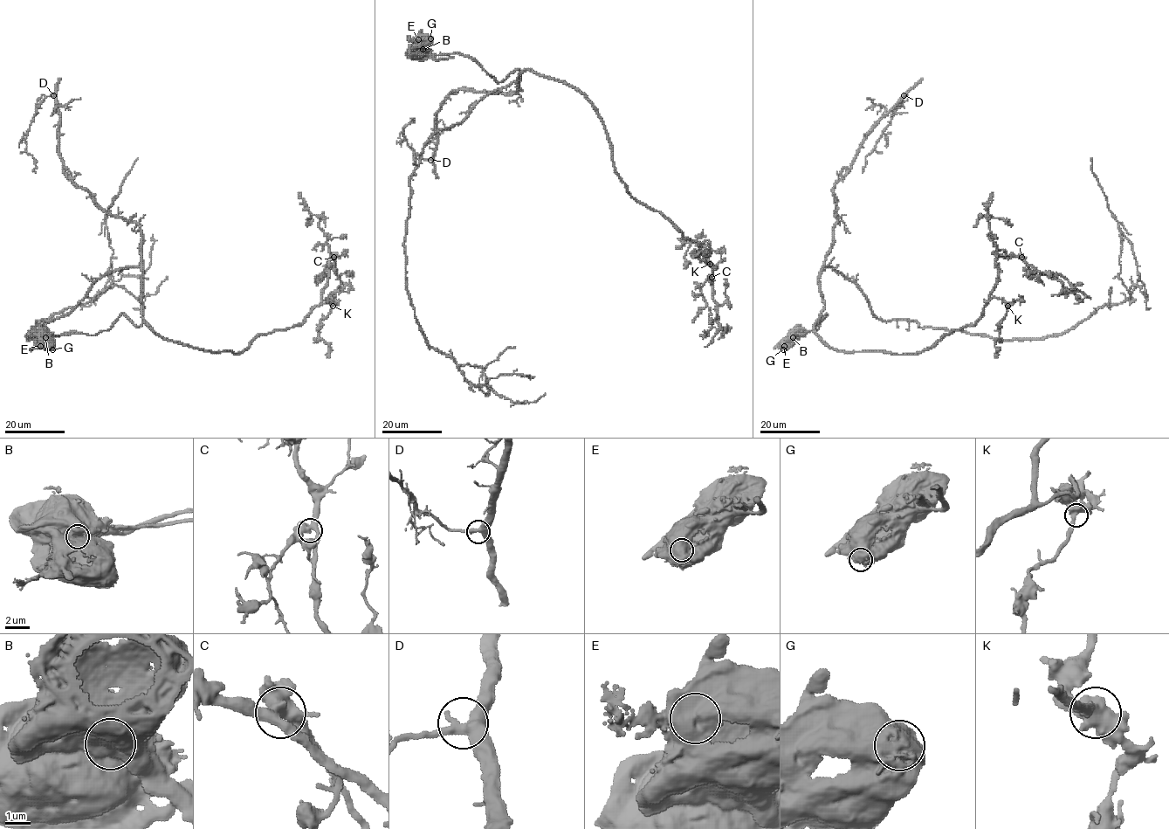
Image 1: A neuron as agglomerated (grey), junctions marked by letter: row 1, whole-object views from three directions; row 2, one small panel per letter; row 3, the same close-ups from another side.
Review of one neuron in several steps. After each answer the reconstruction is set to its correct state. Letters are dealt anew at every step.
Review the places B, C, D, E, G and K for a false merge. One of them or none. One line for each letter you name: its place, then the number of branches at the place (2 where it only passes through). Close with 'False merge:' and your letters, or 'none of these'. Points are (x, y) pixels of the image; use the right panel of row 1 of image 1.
B: (793, 337) | 2
False merge: B

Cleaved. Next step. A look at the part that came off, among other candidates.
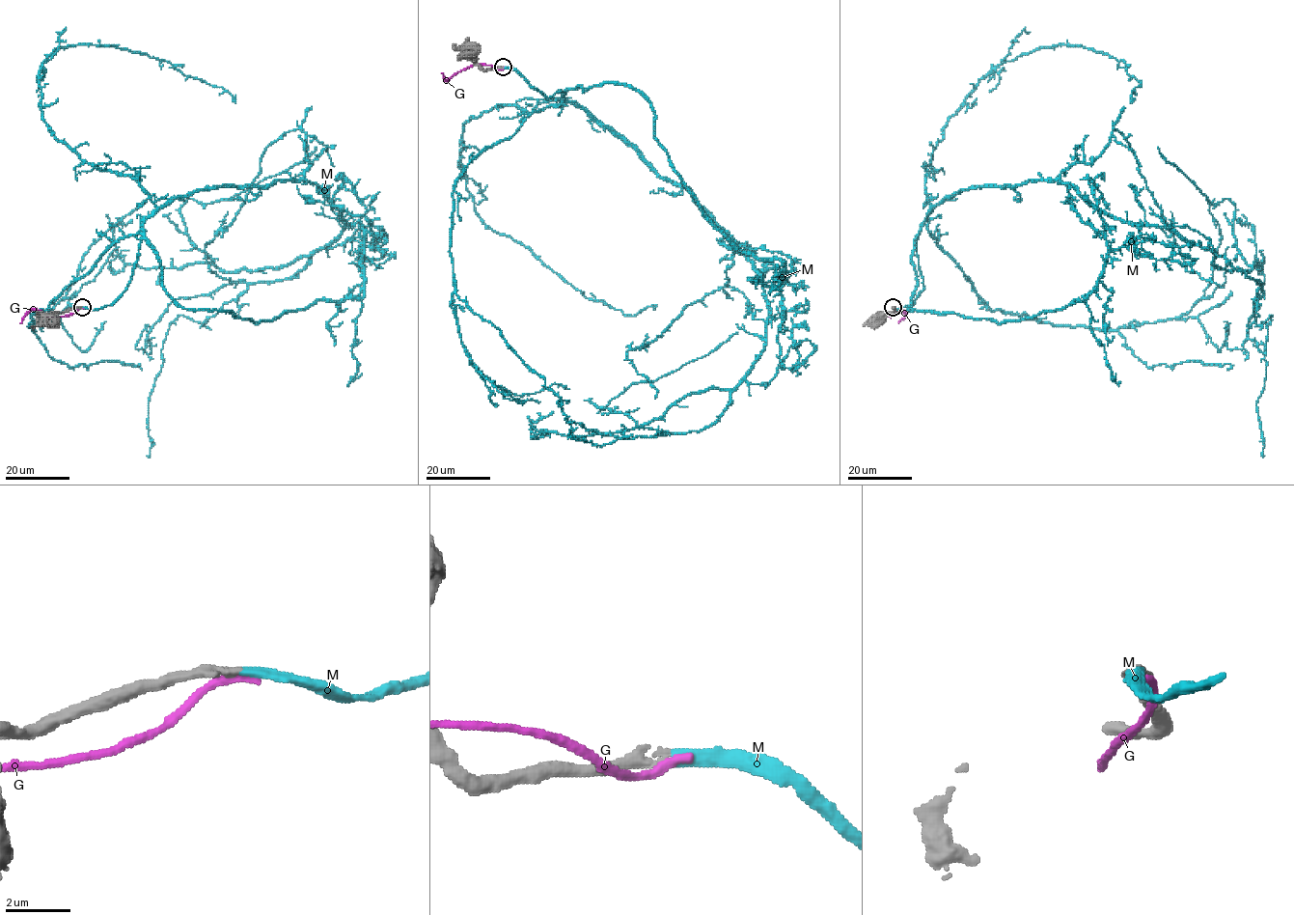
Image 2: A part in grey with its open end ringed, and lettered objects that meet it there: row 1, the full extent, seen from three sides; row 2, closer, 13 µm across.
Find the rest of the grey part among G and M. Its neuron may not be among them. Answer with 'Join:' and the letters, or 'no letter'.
Join: M

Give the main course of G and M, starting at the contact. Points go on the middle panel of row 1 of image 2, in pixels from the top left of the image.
G: (502, 68), (473, 65), (446, 80), (442, 72)
M: (503, 68), (682, 185), (766, 295), (764, 349), (733, 388), (638, 426), (601, 409), (736, 331)

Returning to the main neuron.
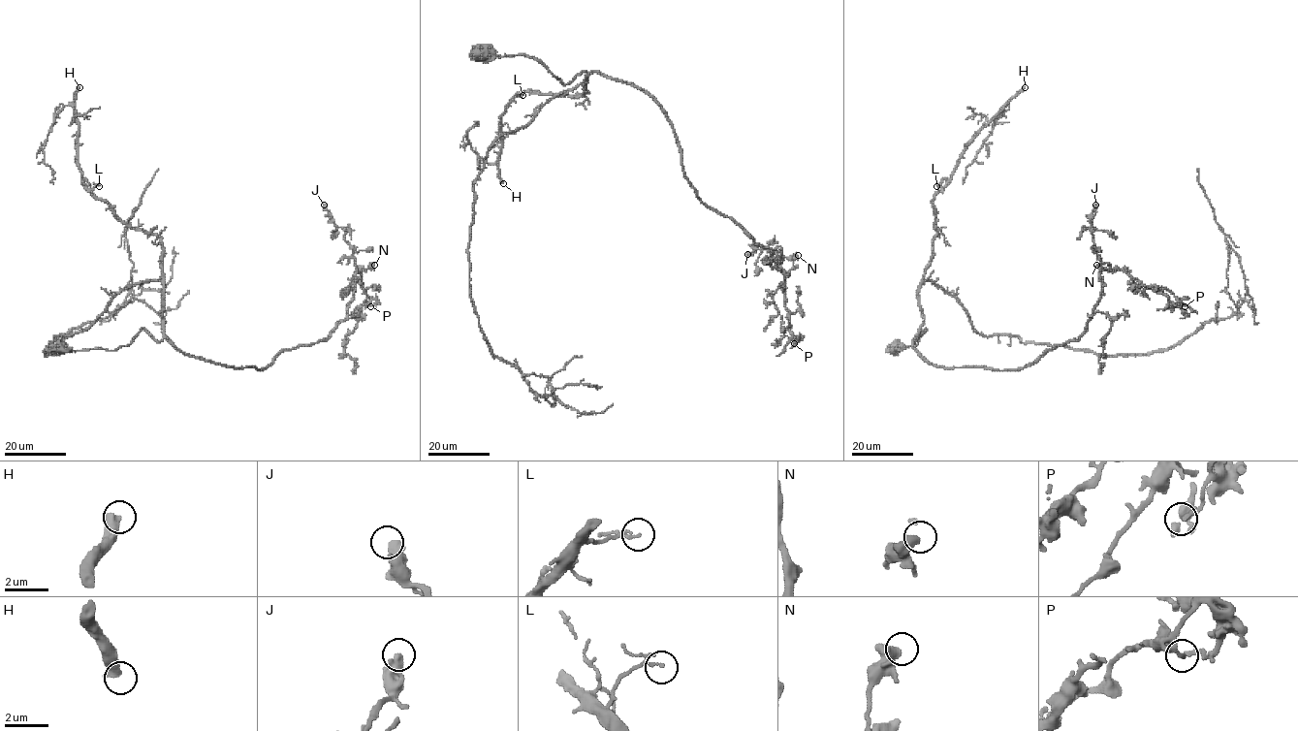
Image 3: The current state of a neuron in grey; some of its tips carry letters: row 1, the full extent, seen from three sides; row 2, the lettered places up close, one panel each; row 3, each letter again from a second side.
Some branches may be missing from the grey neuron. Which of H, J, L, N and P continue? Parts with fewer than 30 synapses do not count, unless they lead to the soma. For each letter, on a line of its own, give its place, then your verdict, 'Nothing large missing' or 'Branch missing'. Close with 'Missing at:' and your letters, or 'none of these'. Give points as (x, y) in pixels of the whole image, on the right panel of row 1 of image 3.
H: Place: (1025, 87). Branch missing
J: Place: (1095, 205). Nothing large missing
L: Place: (936, 186). Nothing large missing
N: Place: (1096, 265). Nothing large missing
P: Place: (1185, 306). Nothing large missing
Missing at: H

